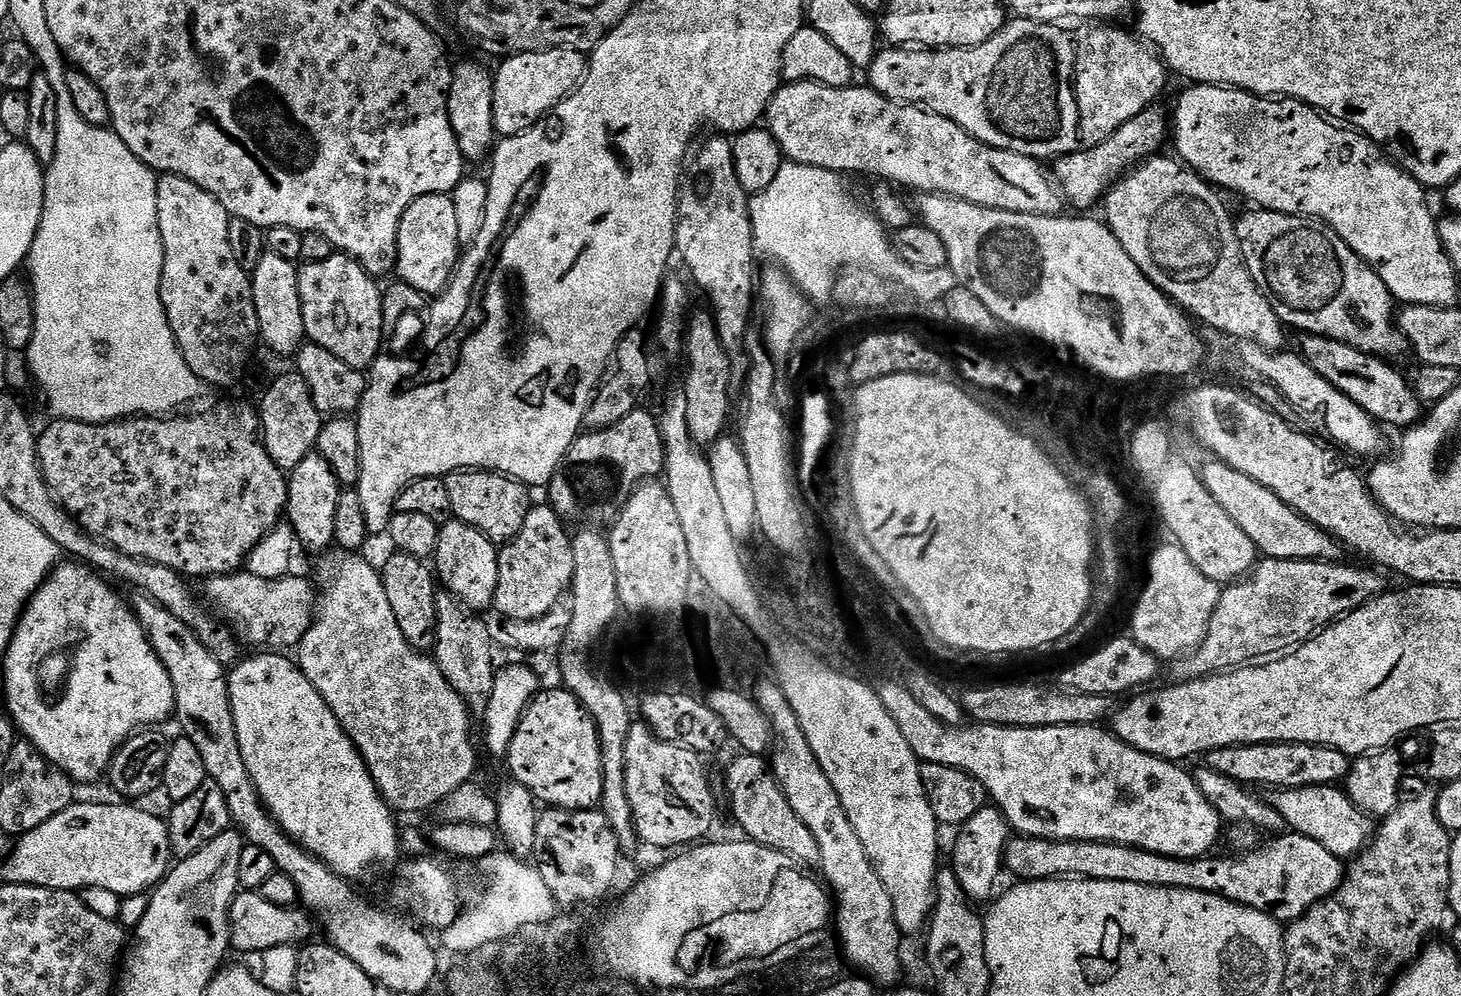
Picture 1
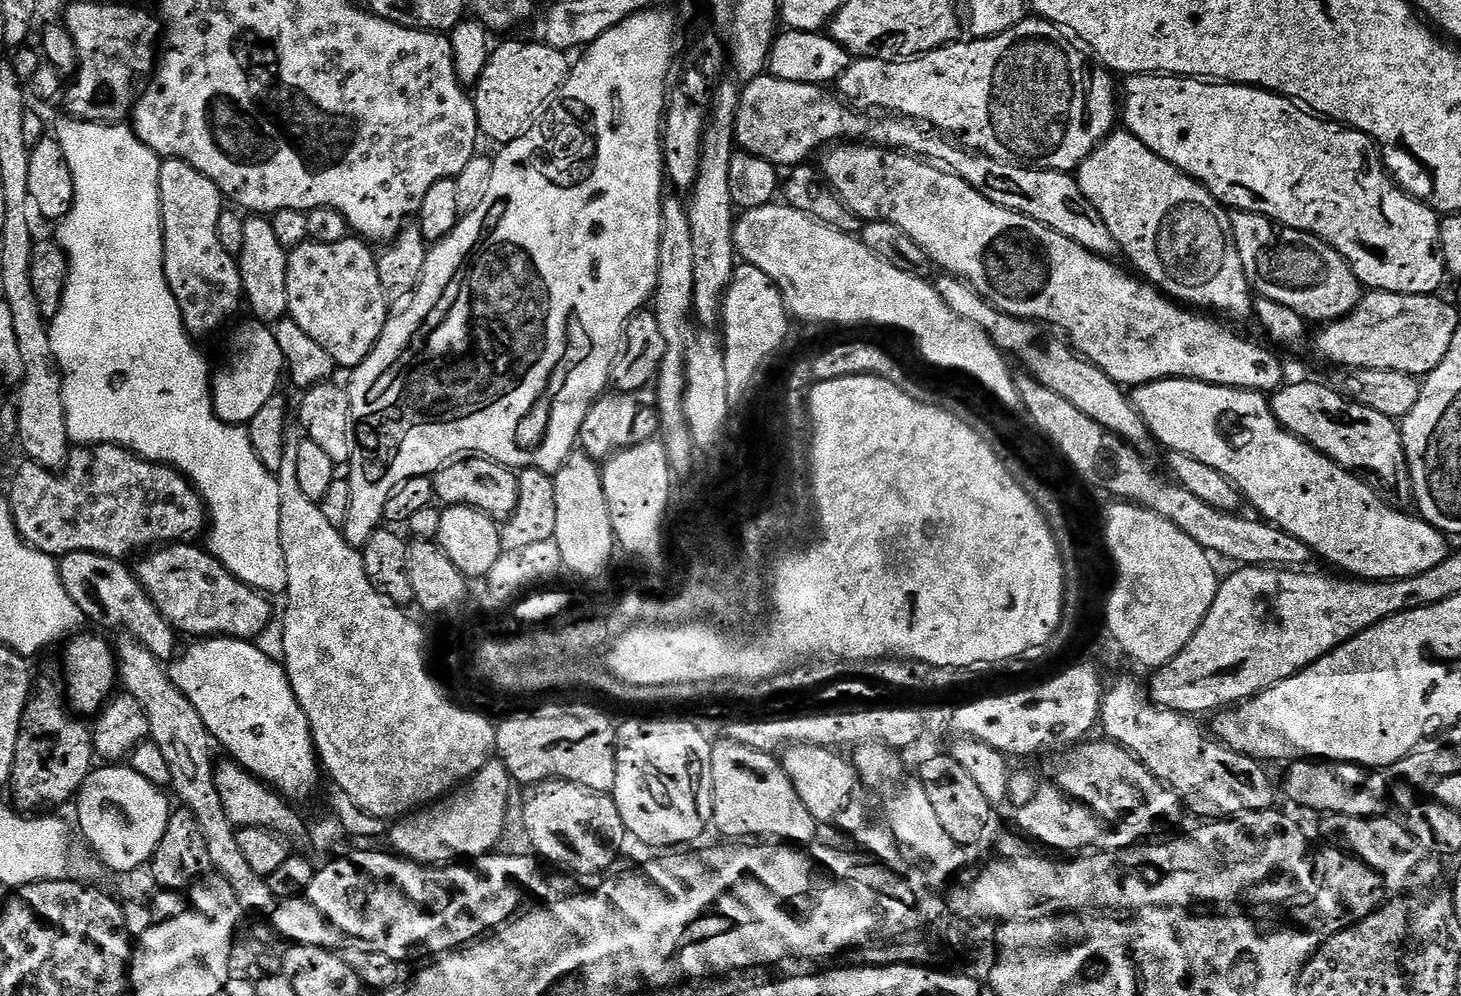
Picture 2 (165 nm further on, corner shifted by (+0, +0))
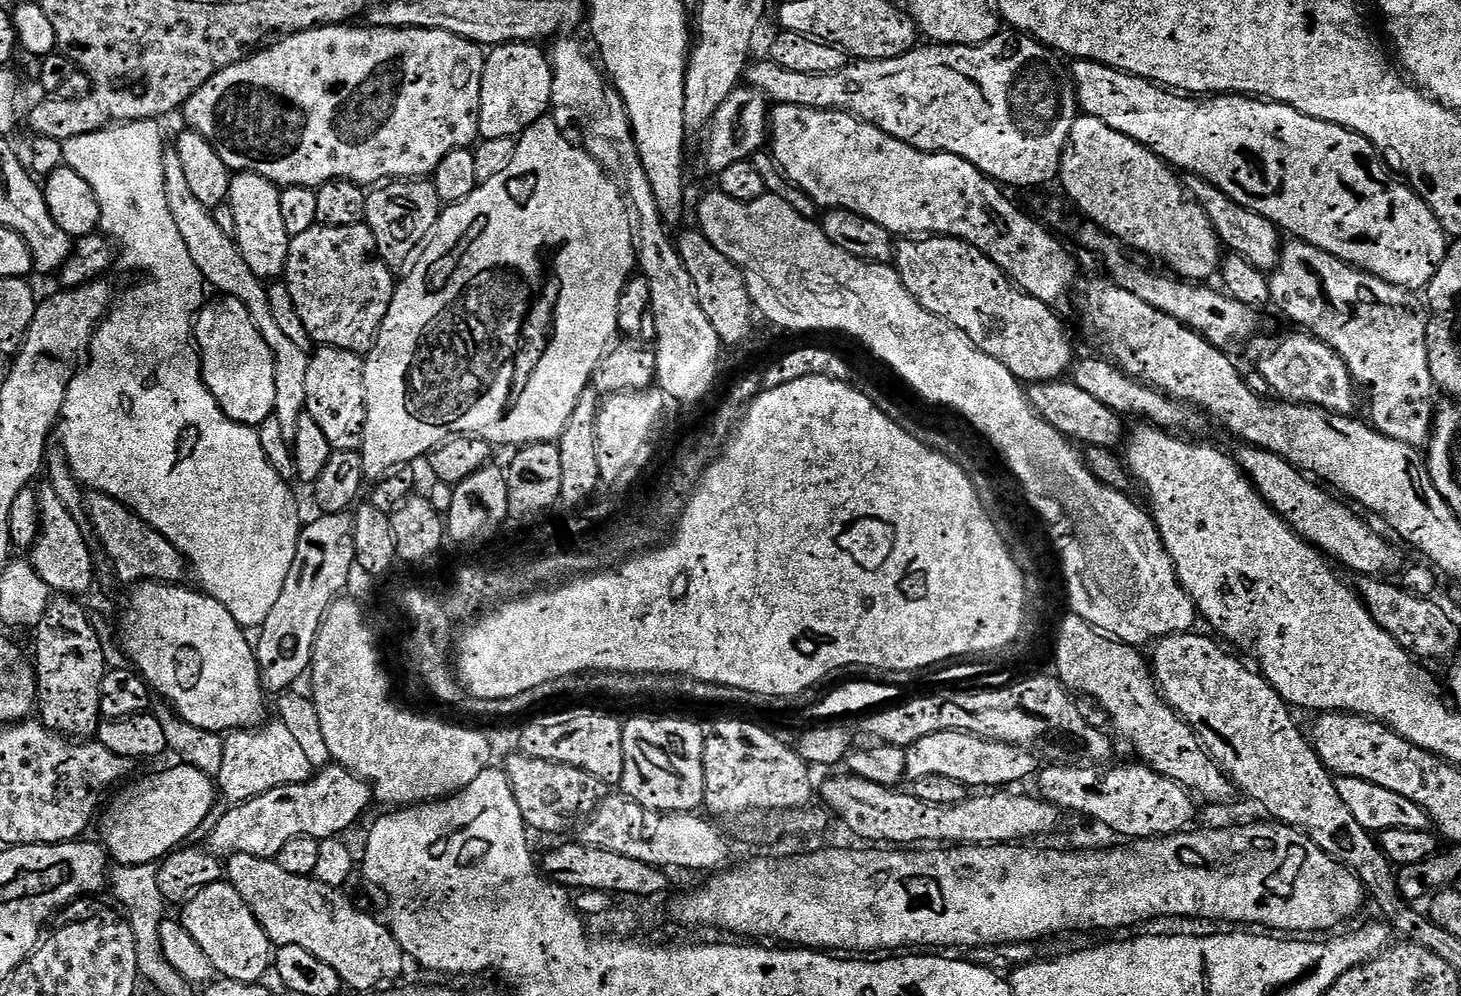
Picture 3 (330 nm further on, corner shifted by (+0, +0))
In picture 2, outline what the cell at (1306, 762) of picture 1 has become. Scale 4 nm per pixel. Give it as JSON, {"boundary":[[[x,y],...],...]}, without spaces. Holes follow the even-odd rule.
{"boundary":[[[1309,759],[1289,763],[1287,768],[1284,792],[1294,803],[1304,808],[1313,808],[1319,814],[1358,818],[1383,816],[1389,811],[1390,783],[1383,771],[1364,768],[1360,764],[1313,762]]]}

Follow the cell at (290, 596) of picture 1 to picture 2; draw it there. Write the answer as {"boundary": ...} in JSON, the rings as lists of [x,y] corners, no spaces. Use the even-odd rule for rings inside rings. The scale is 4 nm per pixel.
{"boundary":[[[172,542],[139,557],[140,565],[135,565],[134,571],[148,597],[177,633],[192,636],[188,638],[231,636],[233,640],[255,641],[272,620],[271,599],[242,583],[211,551],[196,547],[200,546]]]}

